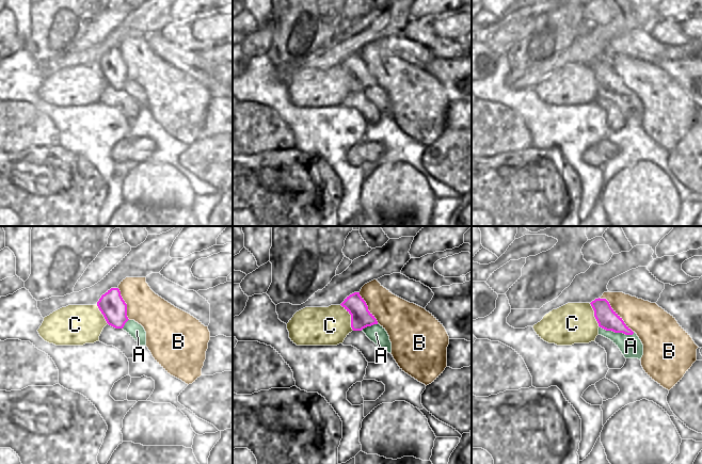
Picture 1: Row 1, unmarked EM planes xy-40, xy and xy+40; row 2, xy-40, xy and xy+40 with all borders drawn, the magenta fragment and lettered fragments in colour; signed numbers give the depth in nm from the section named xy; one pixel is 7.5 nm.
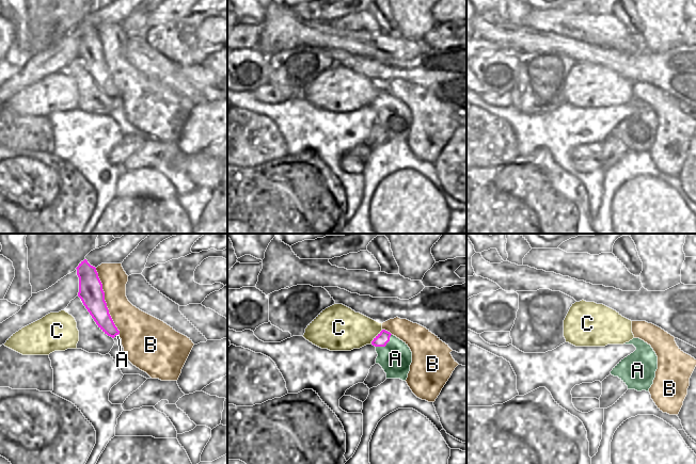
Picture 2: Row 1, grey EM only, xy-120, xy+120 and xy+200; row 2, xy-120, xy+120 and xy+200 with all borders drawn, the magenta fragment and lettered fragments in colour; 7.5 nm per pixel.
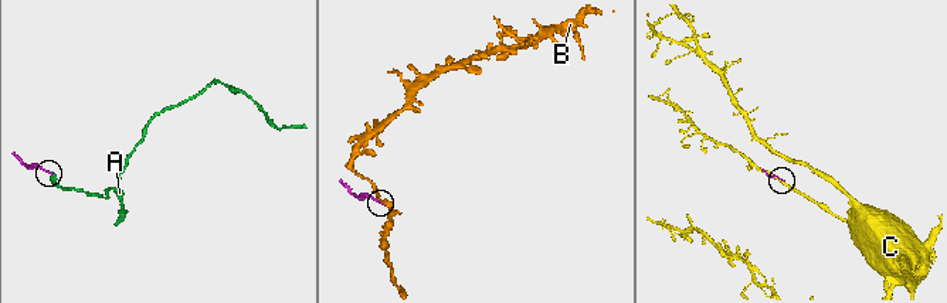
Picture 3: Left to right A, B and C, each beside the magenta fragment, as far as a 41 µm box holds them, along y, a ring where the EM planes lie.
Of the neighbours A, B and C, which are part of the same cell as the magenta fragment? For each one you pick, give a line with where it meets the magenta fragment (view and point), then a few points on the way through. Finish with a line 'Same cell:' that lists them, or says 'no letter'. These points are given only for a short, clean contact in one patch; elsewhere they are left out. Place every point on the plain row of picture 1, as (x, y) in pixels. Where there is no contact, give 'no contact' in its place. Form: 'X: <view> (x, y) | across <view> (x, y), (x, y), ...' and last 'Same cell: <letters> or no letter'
A: xy+40 (617, 93) | across xy+40 (607, 80), (617, 93), (631, 107)
Same cell: A

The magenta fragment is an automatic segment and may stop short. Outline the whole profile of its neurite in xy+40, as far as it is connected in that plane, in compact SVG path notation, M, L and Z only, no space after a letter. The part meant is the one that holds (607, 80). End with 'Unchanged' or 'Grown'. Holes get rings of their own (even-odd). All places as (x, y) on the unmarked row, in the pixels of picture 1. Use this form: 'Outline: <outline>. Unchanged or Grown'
Outline: M595 60L591 67L599 84L599 96L610 100L622 113L625 119L641 121L643 106L622 79L611 69L606 60Z. Grown.

